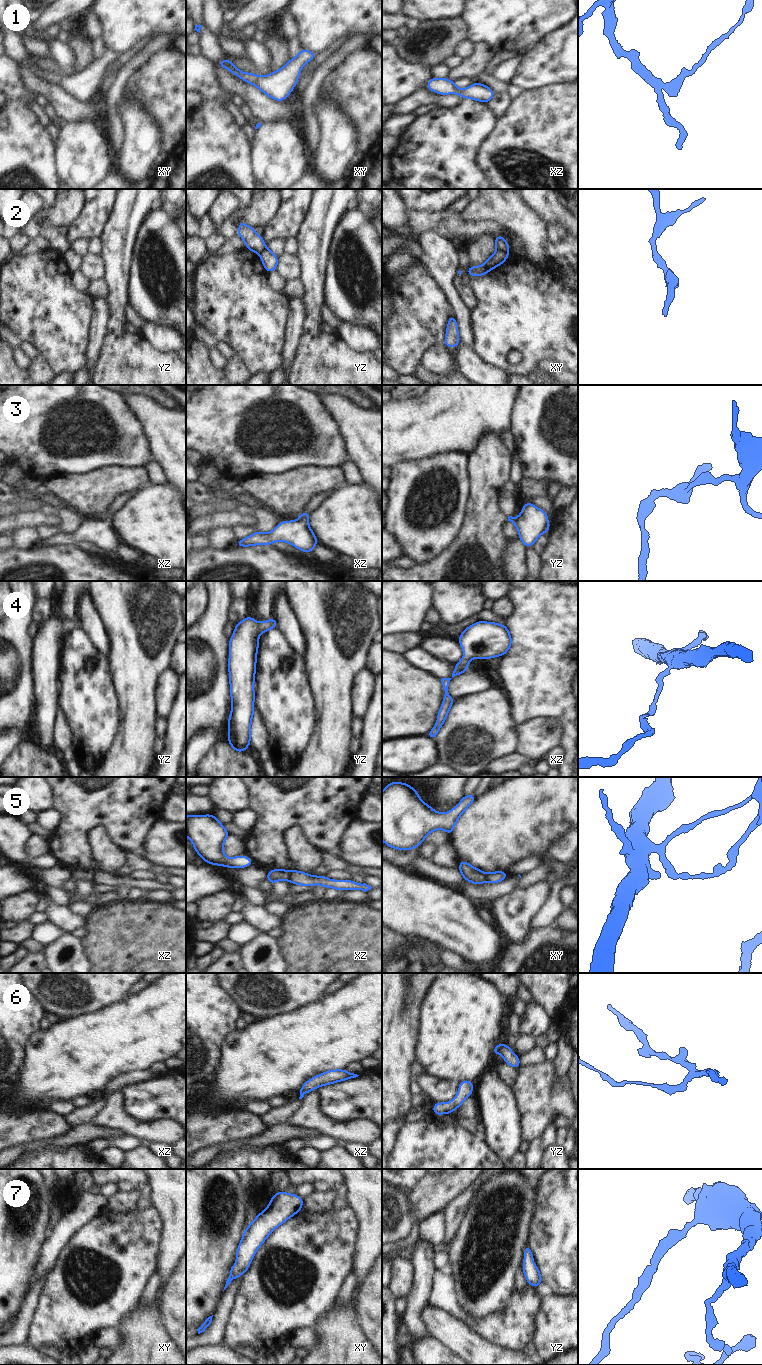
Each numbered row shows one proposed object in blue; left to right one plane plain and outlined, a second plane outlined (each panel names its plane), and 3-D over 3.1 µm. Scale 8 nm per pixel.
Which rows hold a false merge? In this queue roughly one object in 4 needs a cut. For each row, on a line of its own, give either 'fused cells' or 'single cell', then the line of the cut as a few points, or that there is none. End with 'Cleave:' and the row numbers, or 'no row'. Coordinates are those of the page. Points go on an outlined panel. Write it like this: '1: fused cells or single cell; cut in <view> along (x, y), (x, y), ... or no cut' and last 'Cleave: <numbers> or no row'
1: single cell; no cut
2: fused cells; cut in xy along (496, 250), (508, 252)
3: single cell; no cut
4: single cell; no cut
5: fused cells; cut in xz along (290, 871), (287, 879)
6: single cell; no cut
7: single cell; no cut
Cleave: 2, 5

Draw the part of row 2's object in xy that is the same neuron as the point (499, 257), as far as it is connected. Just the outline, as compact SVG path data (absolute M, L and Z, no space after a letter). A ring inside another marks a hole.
M496 251L483 265L471 267L468 265L467 273L470 278L474 275L486 275L491 269L495 269L508 258L509 252Z

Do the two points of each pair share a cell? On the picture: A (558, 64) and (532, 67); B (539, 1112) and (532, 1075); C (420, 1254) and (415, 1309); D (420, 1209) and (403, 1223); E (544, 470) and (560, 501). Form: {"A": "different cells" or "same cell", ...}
{"A": "same cell", "B": "same cell", "C": "same cell", "D": "different cells", "E": "different cells"}

